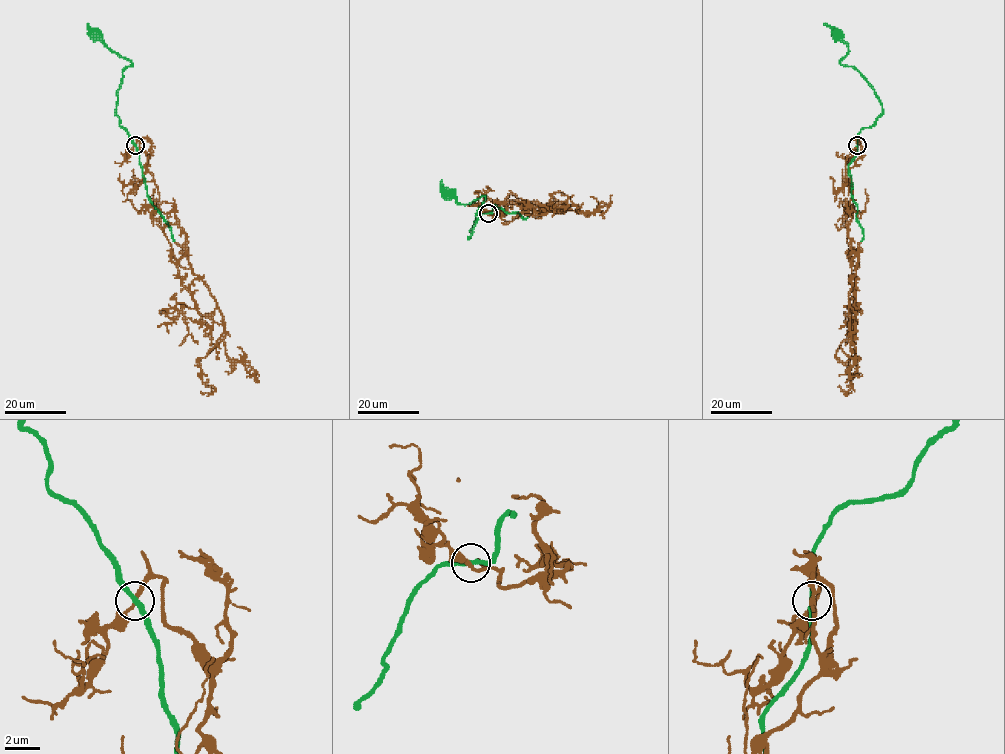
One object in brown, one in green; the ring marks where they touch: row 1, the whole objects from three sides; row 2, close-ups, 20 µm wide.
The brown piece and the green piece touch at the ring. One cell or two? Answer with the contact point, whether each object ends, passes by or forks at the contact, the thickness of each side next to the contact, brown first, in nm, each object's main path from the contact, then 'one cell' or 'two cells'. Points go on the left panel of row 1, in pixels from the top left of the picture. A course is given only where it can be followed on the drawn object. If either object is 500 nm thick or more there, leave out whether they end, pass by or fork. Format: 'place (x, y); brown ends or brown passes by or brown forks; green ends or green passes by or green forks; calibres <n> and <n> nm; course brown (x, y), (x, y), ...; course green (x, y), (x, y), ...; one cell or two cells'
place (135, 145); brown passes by; green passes by; calibres 190 and 280 nm; course brown (134, 145), (148, 158), (173, 257), (205, 283), (222, 316), (225, 331), (197, 359), (215, 390), (200, 391); course green (135, 145), (115, 113), (122, 73), (133, 64), (95, 36); one cell

